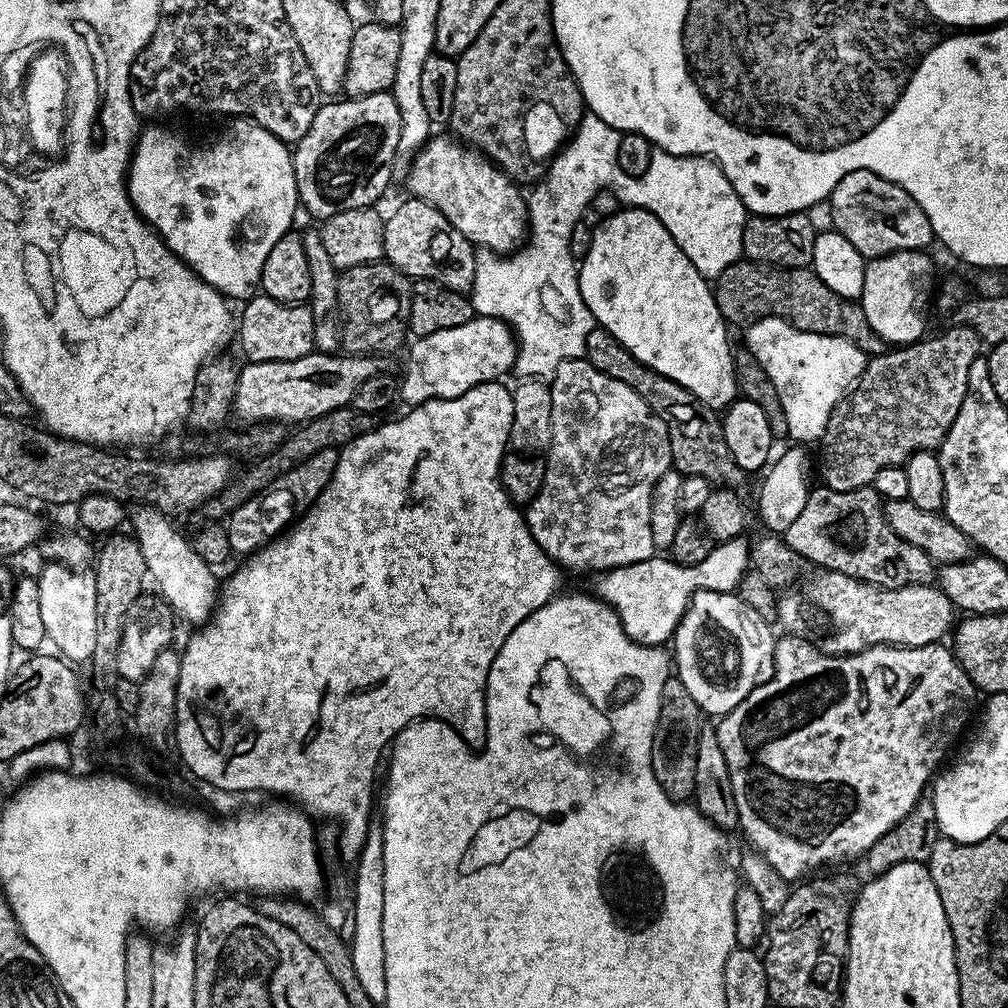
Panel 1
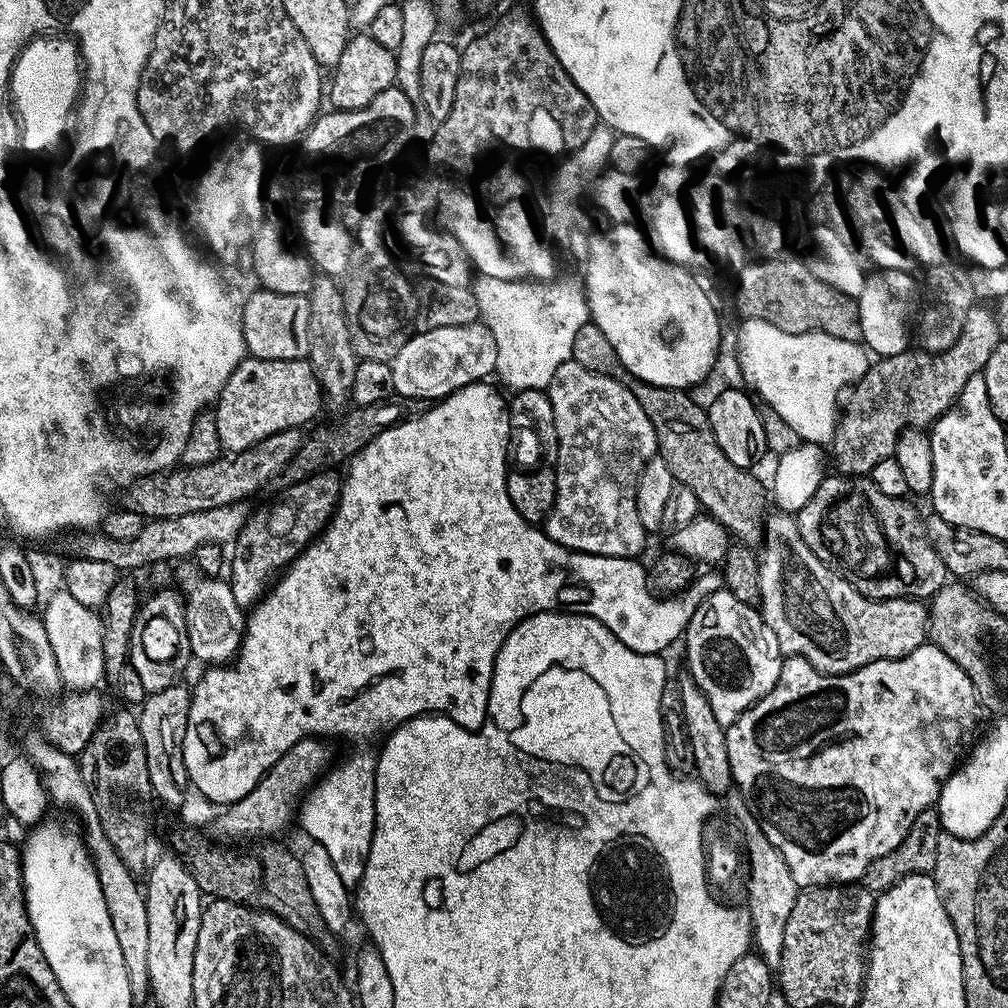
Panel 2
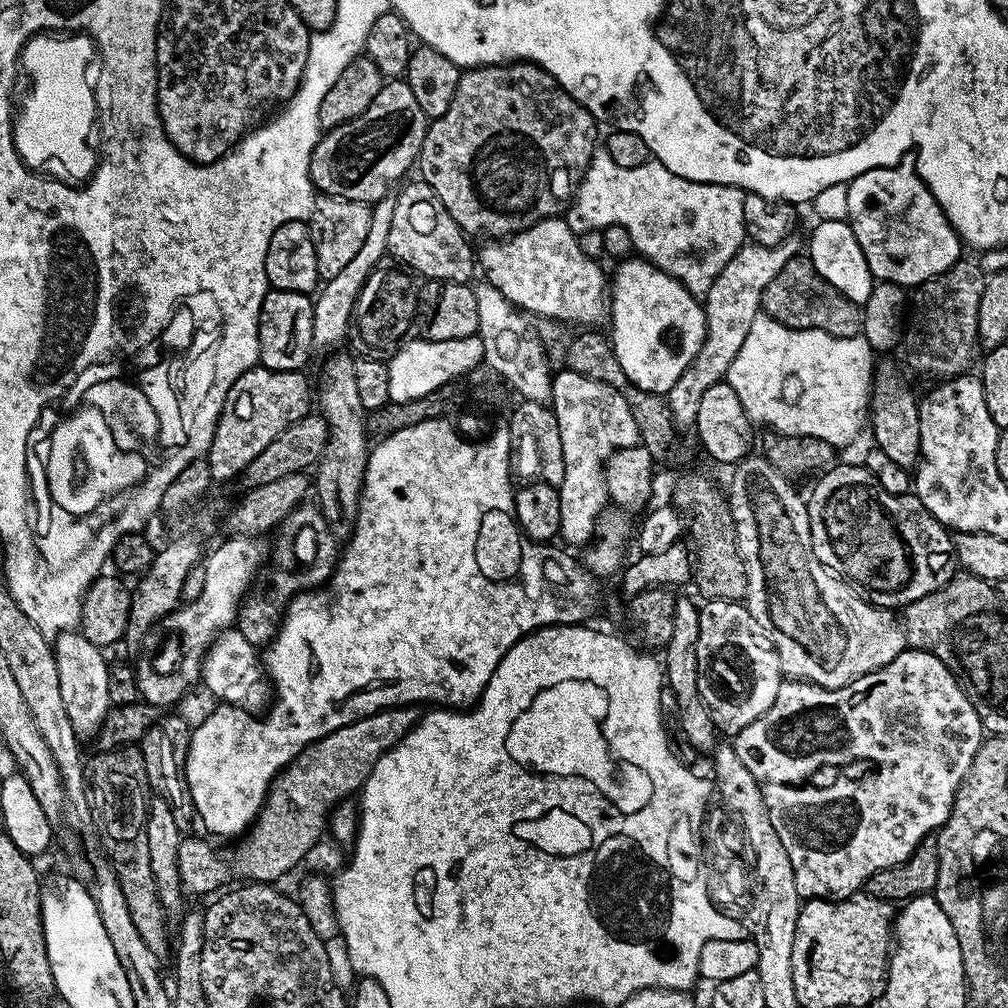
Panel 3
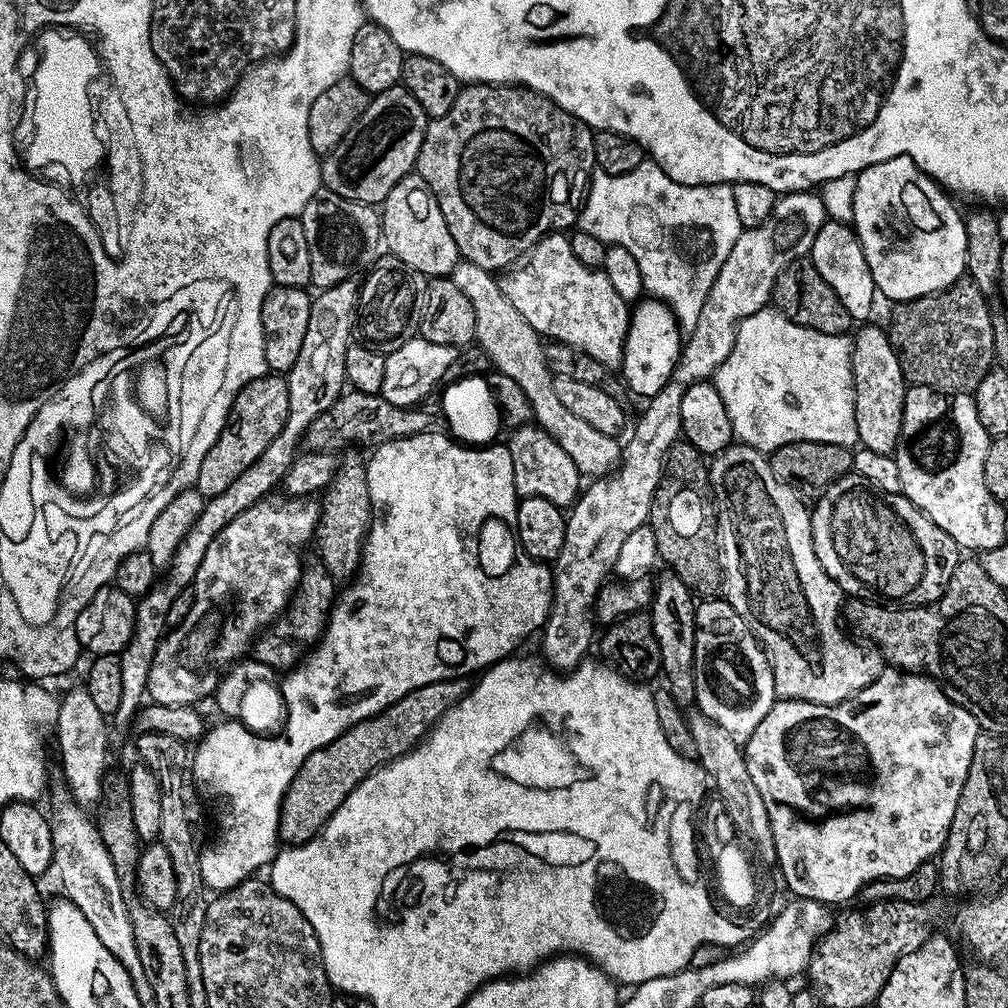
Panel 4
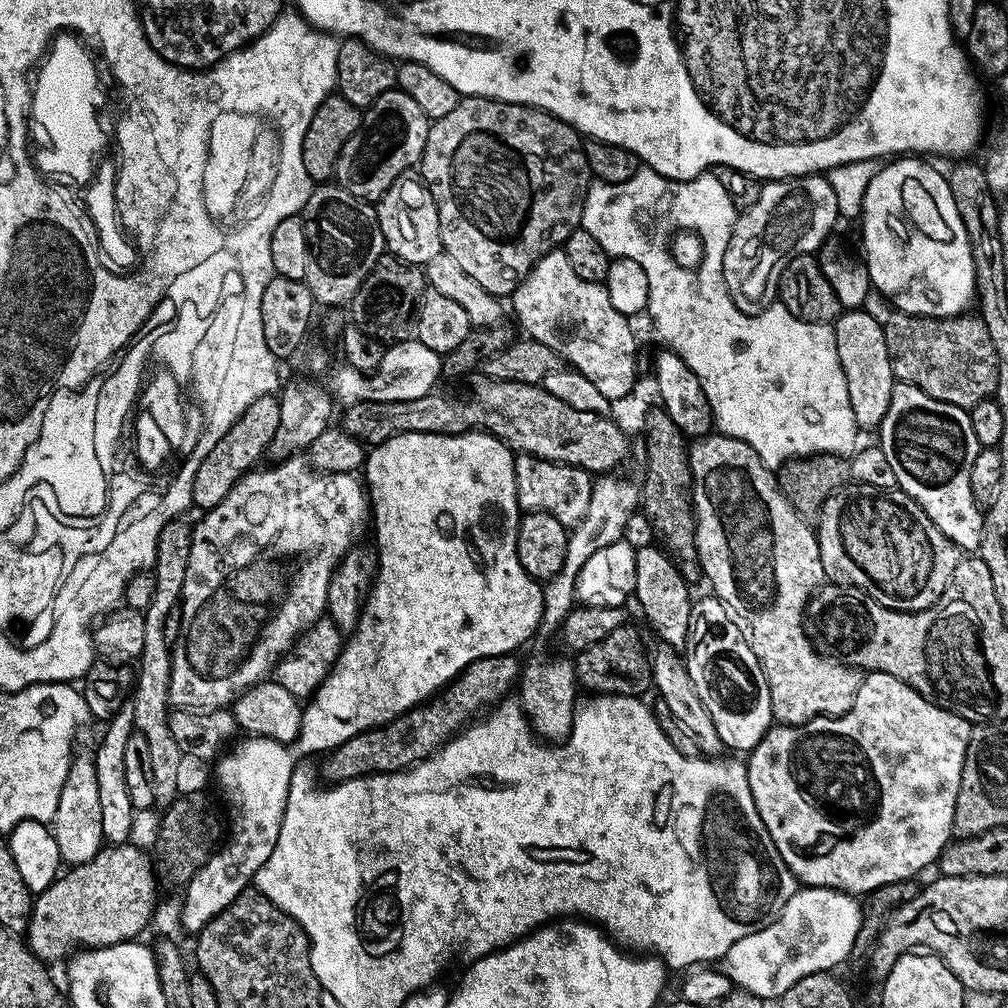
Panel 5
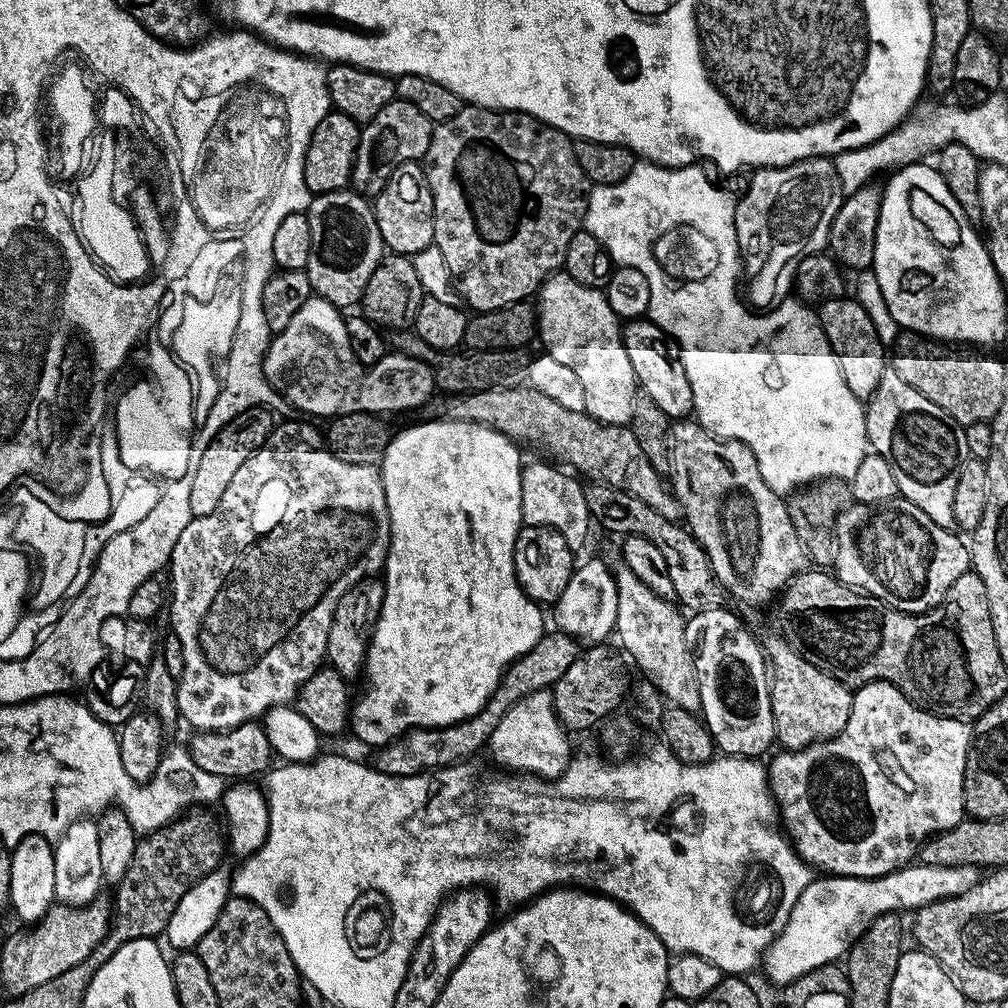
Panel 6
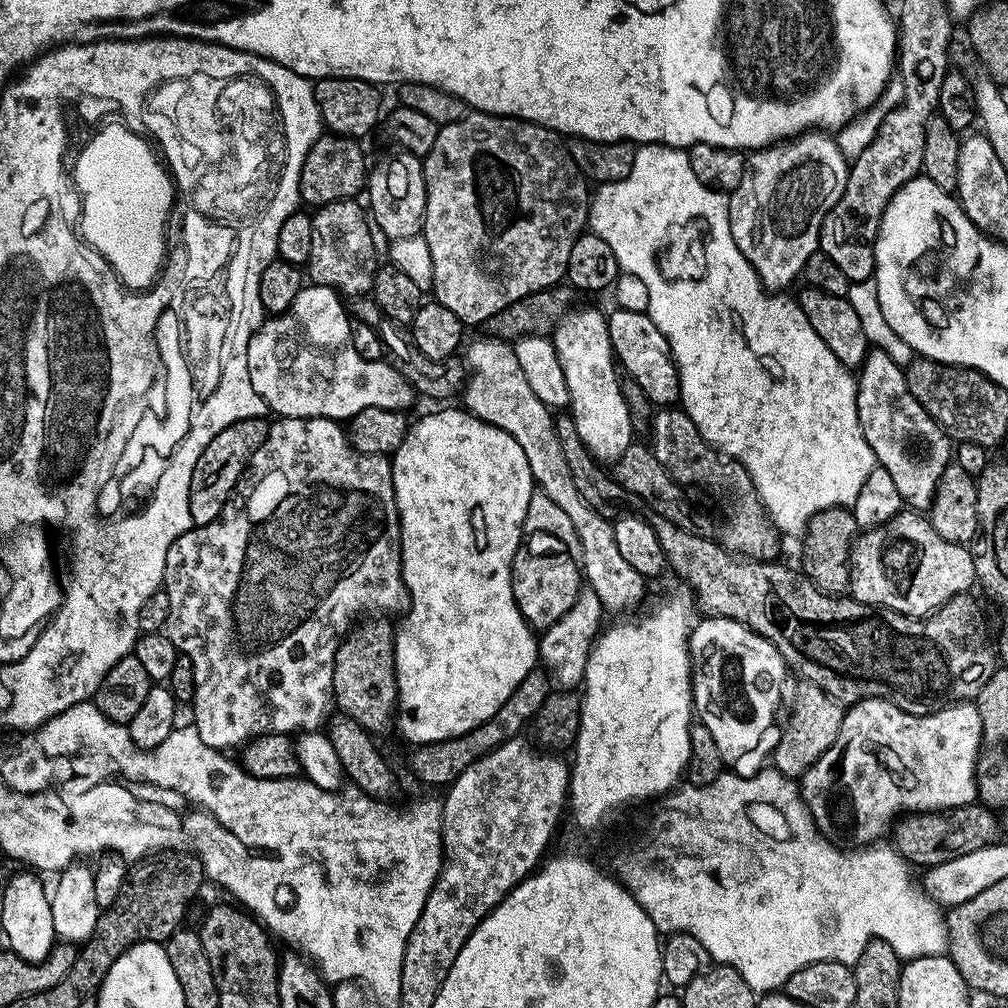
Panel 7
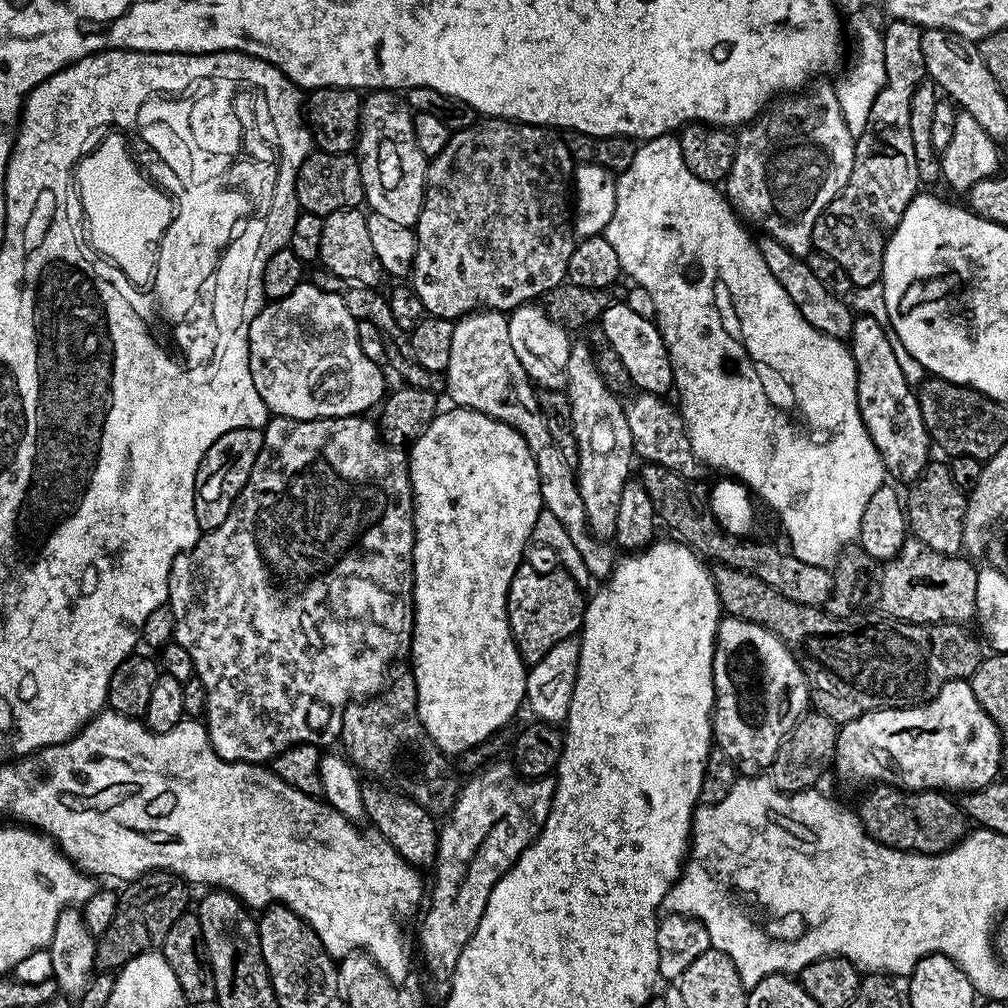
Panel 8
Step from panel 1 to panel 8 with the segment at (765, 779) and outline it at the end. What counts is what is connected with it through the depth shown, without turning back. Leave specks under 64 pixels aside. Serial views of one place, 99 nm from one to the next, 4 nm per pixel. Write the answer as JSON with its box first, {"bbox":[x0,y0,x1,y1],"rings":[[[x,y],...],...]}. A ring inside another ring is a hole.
{"bbox":[834,680,1001,794],"rings":[[[968,680],[946,682],[934,699],[913,708],[879,708],[862,714],[843,725],[836,734],[834,772],[844,780],[883,782],[905,792],[947,790],[963,794],[991,784],[1001,775],[1000,771],[1000,731],[990,714],[982,710],[978,698],[974,698]]]}

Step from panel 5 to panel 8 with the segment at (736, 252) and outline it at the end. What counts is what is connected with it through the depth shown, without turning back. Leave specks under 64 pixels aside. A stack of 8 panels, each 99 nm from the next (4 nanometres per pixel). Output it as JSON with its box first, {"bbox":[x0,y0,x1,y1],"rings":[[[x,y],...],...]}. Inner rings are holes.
{"bbox":[726,83,856,258],"rings":[[[813,83],[811,86],[805,87],[795,94],[788,94],[783,98],[777,99],[775,102],[769,104],[755,120],[748,121],[747,124],[739,129],[738,135],[736,136],[734,166],[730,170],[726,181],[726,195],[728,197],[728,203],[732,205],[733,209],[735,209],[753,229],[755,229],[754,227],[761,228],[759,231],[763,233],[763,235],[782,242],[782,246],[786,246],[788,252],[793,252],[793,254],[801,258],[807,257],[808,253],[813,251],[812,231],[814,230],[814,226],[818,222],[818,218],[824,215],[826,206],[830,206],[830,202],[833,198],[836,197],[839,192],[844,191],[845,186],[848,185],[850,170],[856,161],[856,141],[850,134],[850,130],[847,129],[846,122],[843,120],[835,87],[833,87],[831,83],[829,83],[829,85],[815,84],[816,83]]]}

